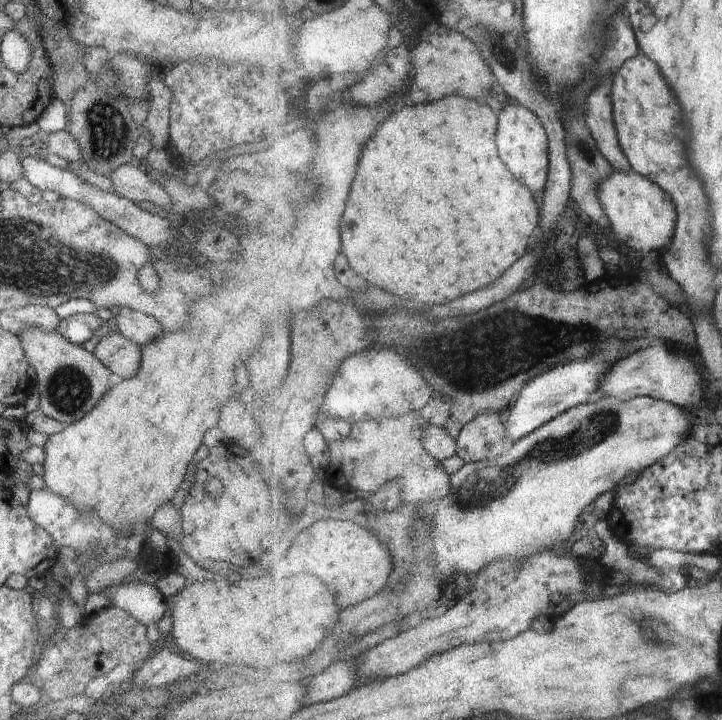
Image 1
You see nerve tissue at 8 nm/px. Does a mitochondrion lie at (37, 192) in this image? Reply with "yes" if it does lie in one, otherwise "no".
no

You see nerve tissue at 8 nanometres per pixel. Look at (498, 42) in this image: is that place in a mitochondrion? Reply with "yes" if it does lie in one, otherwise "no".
yes

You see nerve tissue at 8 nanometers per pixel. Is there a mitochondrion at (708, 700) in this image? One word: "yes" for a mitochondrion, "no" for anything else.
yes

